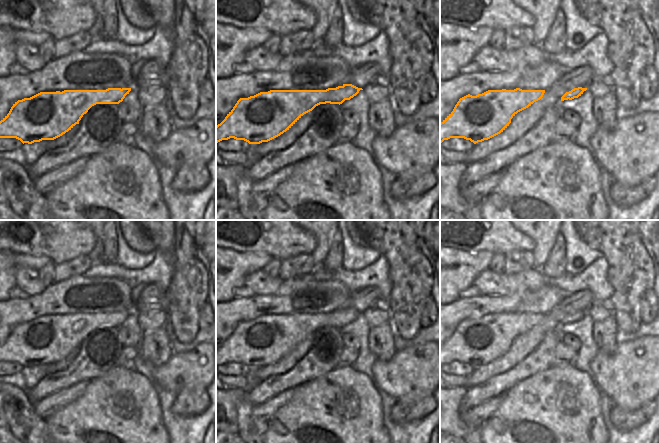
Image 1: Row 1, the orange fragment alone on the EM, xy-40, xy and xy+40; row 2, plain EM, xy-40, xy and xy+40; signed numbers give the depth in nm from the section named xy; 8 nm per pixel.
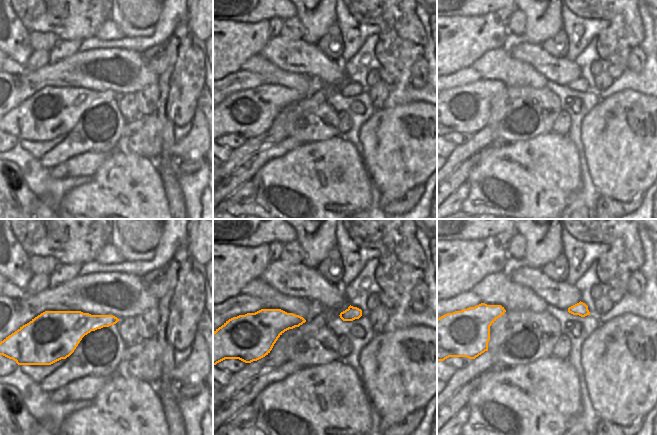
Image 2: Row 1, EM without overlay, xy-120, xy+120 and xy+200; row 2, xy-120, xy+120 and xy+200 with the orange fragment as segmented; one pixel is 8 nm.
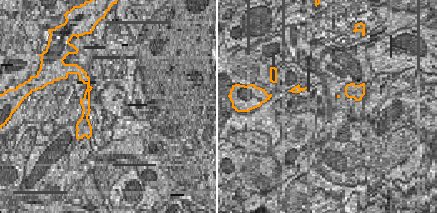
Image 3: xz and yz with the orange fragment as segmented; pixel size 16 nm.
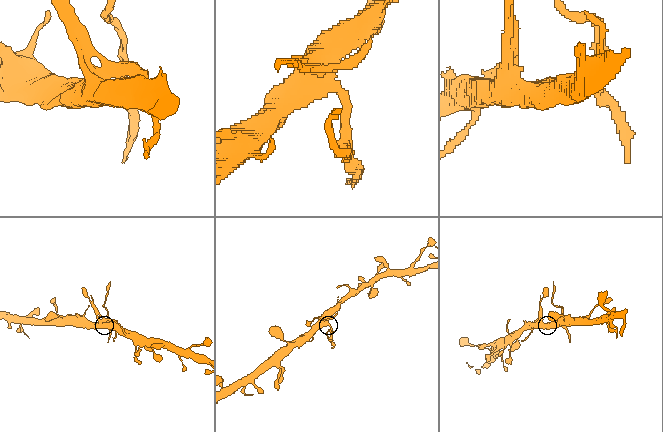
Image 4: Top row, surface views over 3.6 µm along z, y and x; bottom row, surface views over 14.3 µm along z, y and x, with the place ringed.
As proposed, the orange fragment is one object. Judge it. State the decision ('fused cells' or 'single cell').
fused cells

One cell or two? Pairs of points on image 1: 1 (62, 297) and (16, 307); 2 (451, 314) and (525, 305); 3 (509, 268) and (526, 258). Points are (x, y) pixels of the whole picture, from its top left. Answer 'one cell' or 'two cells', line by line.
1: one cell
2: one cell
3: one cell

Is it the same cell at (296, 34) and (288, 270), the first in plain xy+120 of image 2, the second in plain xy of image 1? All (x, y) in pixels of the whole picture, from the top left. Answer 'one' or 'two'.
one

